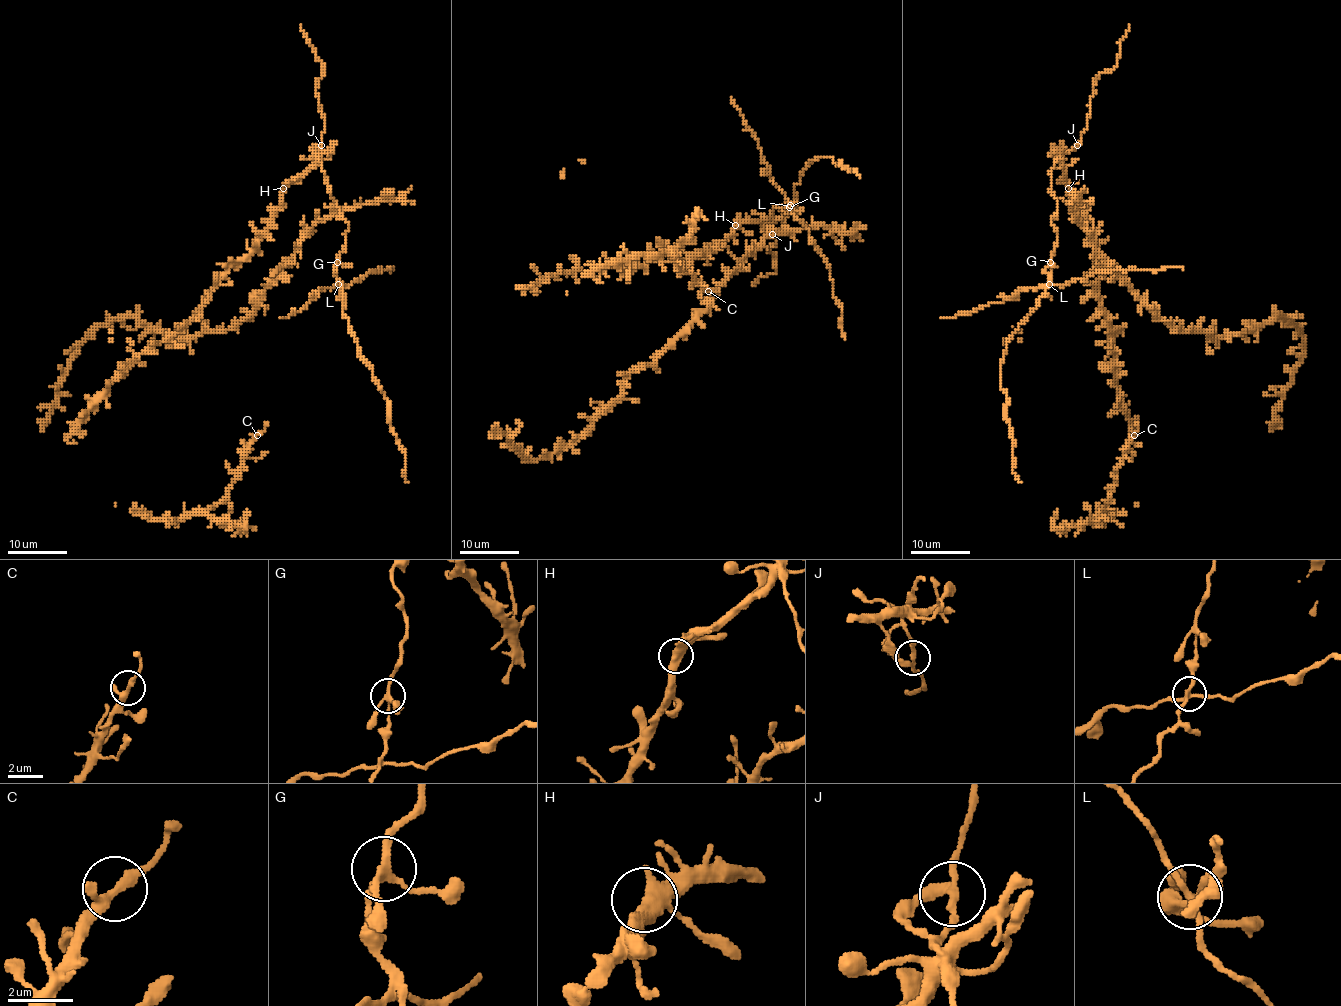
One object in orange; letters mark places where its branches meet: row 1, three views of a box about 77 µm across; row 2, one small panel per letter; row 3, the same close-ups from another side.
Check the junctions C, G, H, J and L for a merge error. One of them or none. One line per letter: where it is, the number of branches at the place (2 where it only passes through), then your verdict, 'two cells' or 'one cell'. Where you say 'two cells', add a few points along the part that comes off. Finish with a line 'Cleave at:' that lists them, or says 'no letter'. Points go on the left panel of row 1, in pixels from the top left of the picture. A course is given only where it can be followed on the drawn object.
C: place (257, 435); branches 3; one cell
G: place (337, 262); branches 4; one cell
H: place (283, 188); branches 4; one cell
J: place (321, 145); branches 3; one cell
L: place (338, 284); branches 4; two cells; course (339, 284), (349, 285), (369, 272), (394, 269)
Cleave at: L

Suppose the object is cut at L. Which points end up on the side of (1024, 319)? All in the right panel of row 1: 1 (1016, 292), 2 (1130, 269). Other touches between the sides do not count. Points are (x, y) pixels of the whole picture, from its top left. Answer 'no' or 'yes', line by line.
1: no
2: no

